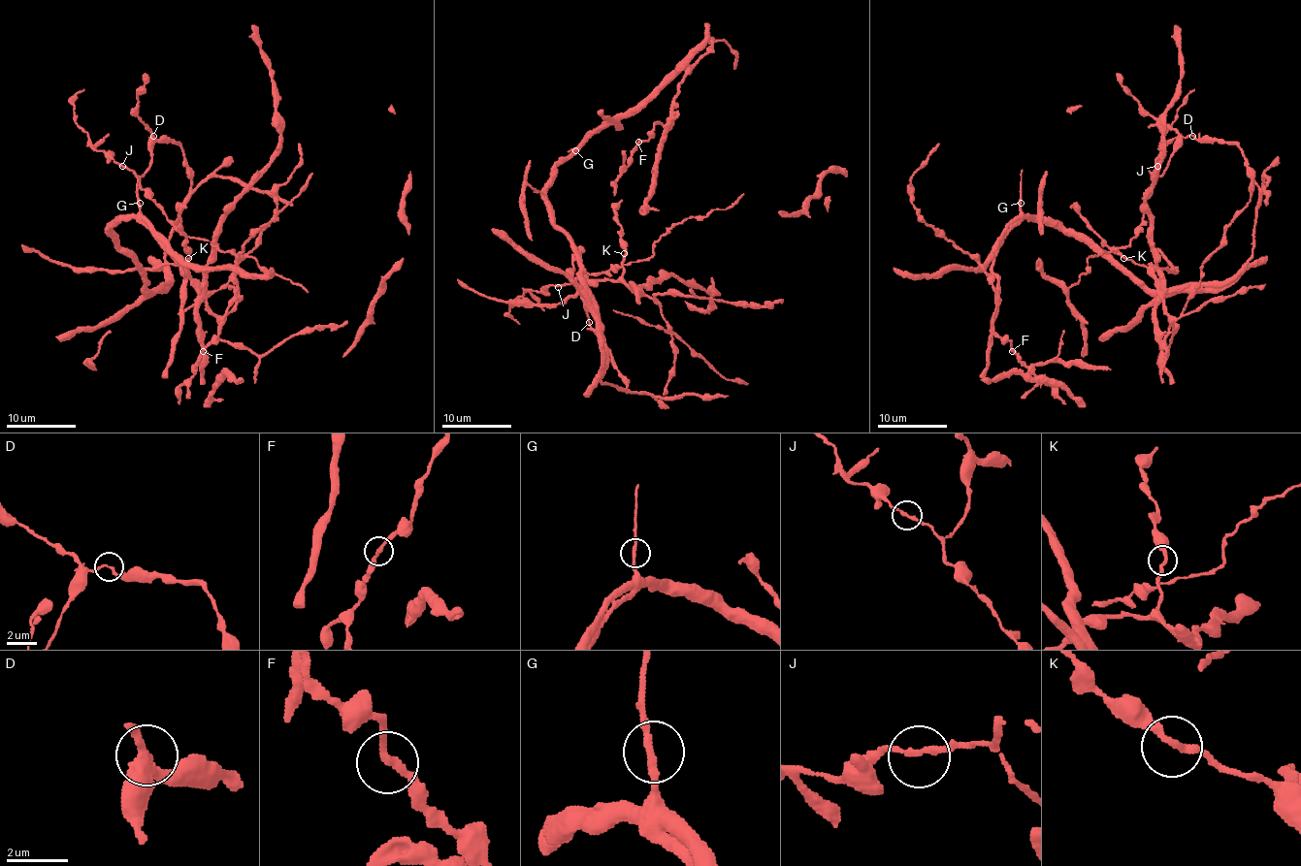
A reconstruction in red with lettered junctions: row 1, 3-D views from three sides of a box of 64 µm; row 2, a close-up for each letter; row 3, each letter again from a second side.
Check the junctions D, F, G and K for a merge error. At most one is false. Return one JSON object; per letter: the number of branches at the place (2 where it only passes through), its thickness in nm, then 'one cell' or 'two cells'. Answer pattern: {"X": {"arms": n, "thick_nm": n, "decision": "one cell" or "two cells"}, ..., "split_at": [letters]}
{"D": {"arms": 2, "thick_nm": 170, "decision": "two cells"}, "F": {"arms": 2, "thick_nm": 220, "decision": "one cell"}, "G": {"arms": 2, "thick_nm": 220, "decision": "one cell"}, "K": {"arms": 2, "thick_nm": 240, "decision": "one cell"}, "split_at": ["D"]}

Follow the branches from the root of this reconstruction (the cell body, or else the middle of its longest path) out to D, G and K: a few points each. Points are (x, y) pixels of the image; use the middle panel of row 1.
D: (615, 386), (626, 388), (626, 383), (613, 366), (612, 353), (604, 346), (604, 340), (589, 322)
G: (615, 386), (601, 381), (598, 304), (582, 276), (580, 257), (554, 224), (545, 198), (552, 172), (575, 150)
K: (615, 386), (601, 381), (598, 304), (582, 274), (585, 272), (585, 281), (617, 279), (622, 274), (624, 253)

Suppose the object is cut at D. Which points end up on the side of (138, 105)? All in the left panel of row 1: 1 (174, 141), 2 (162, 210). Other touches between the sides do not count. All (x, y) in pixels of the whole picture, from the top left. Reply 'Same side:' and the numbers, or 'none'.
Same side: 2

